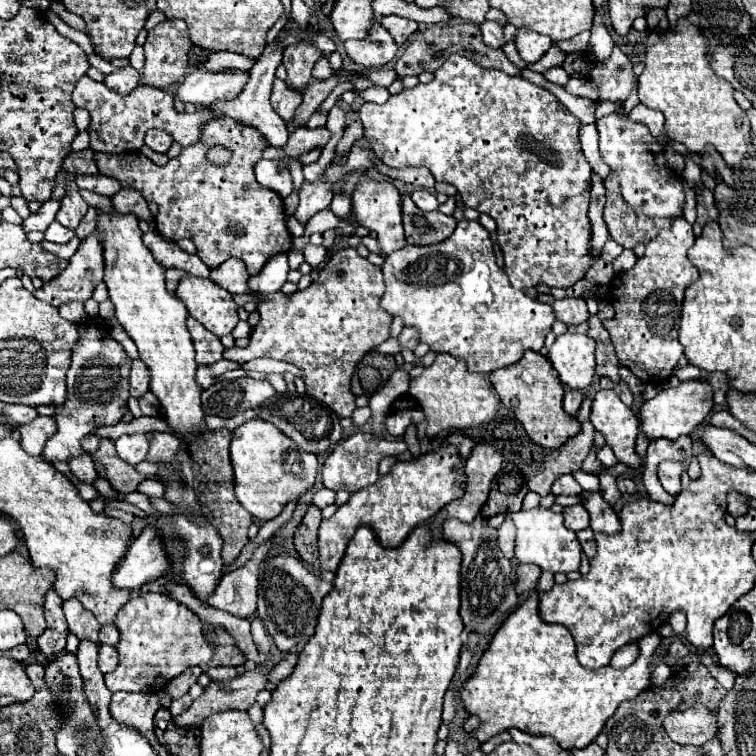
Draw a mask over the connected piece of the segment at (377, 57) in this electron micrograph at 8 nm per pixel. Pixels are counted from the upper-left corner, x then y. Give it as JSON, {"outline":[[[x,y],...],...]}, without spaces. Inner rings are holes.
{"outline":[[[379,20],[371,24],[367,38],[363,40],[347,40],[343,42],[349,58],[363,68],[381,68],[391,62],[397,54],[397,44],[391,34],[381,26]]]}

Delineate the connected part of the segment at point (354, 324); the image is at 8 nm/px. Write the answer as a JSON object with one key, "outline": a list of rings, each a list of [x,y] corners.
{"outline":[[[355,248],[339,250],[309,288],[289,296],[283,292],[265,296],[267,300],[259,304],[260,320],[253,327],[249,346],[225,348],[223,358],[243,364],[267,356],[295,364],[303,370],[307,394],[325,402],[341,418],[351,416],[355,410],[355,396],[349,386],[355,366],[369,350],[389,338],[393,318],[379,306],[383,290],[381,268],[373,266],[367,258],[361,258]]]}

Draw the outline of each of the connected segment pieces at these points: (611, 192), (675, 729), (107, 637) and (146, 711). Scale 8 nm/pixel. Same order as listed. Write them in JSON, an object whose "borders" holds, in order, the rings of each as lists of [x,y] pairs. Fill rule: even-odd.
{"borders":[[[[609,174],[605,178],[605,190],[607,190],[607,204],[603,210],[603,218],[607,222],[611,238],[623,248],[635,248],[637,244],[647,244],[659,234],[661,228],[669,226],[671,220],[649,220],[635,216],[635,212],[621,198],[619,178],[615,174]]],[[[693,706],[683,712],[671,712],[663,720],[663,728],[673,742],[701,746],[717,732],[715,718],[705,706]]],[[[103,626],[99,632],[99,642],[115,646],[119,642],[119,630],[115,630],[113,626]]],[[[115,692],[109,704],[111,716],[129,728],[139,730],[151,746],[161,752],[163,746],[157,742],[155,732],[153,732],[153,716],[159,708],[159,700],[155,694],[133,694],[133,692]]]]}

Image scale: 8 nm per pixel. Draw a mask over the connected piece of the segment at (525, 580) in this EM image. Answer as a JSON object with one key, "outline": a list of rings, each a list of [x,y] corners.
{"outline":[[[519,564],[519,568],[517,568],[517,582],[515,582],[515,590],[517,590],[517,594],[535,590],[535,584],[537,584],[537,580],[539,580],[539,574],[541,574],[539,566]]]}

